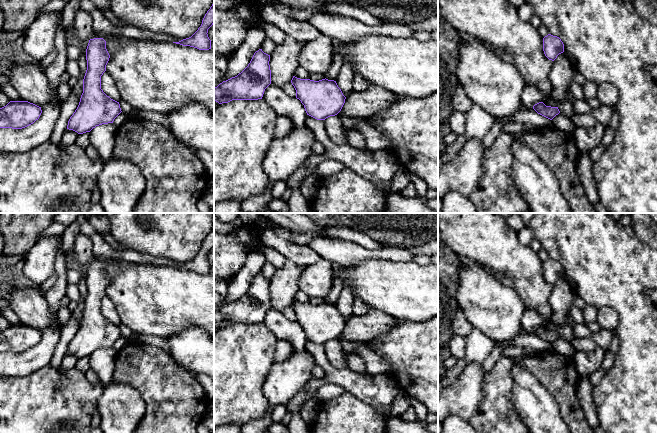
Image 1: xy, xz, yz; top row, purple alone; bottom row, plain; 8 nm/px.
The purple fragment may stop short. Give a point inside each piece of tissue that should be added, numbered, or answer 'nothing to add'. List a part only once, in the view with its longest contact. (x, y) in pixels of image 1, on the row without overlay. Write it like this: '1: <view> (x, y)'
nothing to add

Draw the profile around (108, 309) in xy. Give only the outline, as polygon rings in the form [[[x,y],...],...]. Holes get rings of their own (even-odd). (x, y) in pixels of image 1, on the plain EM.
[[[105,295],[101,300],[101,313],[111,323],[120,326],[121,321],[118,312],[115,308],[114,303],[107,295]]]

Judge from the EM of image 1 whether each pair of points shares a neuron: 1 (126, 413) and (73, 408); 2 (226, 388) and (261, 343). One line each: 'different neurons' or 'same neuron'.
1: different neurons
2: same neuron

